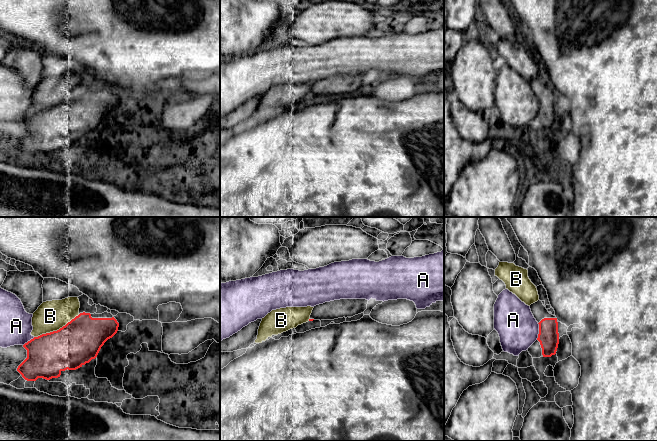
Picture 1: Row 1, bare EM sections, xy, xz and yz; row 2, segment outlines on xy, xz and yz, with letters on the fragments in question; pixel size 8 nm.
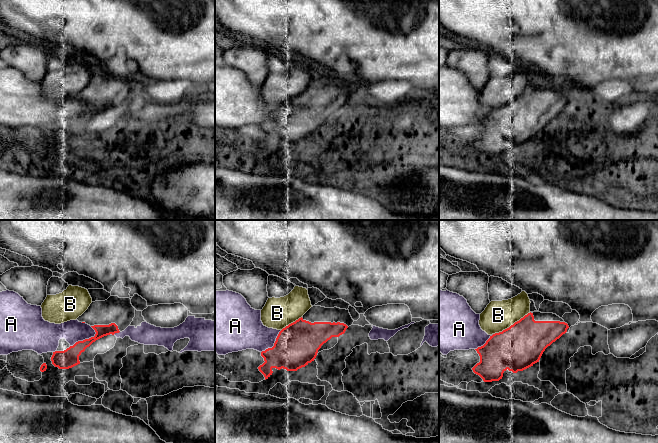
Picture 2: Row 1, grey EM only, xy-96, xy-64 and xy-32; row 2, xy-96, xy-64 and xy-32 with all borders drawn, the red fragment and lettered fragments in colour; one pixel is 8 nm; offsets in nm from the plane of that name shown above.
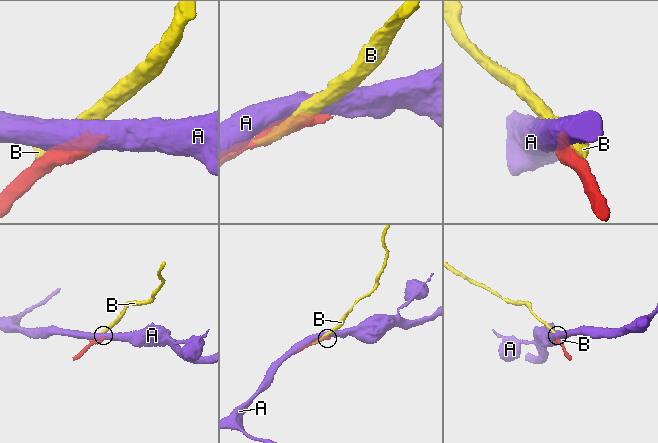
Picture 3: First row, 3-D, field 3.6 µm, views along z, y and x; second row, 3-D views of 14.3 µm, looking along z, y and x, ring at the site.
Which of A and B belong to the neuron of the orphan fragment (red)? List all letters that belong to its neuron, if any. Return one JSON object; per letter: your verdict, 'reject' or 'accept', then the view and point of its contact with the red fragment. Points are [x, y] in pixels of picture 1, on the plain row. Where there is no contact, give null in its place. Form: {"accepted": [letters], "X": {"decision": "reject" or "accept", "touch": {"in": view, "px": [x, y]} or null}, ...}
{"accepted": [], "A": {"decision": "reject", "touch": {"in": "yz", "px": [539, 107]}}, "B": {"decision": "reject", "touch": {"in": "xy", "px": [57, 106]}}}

